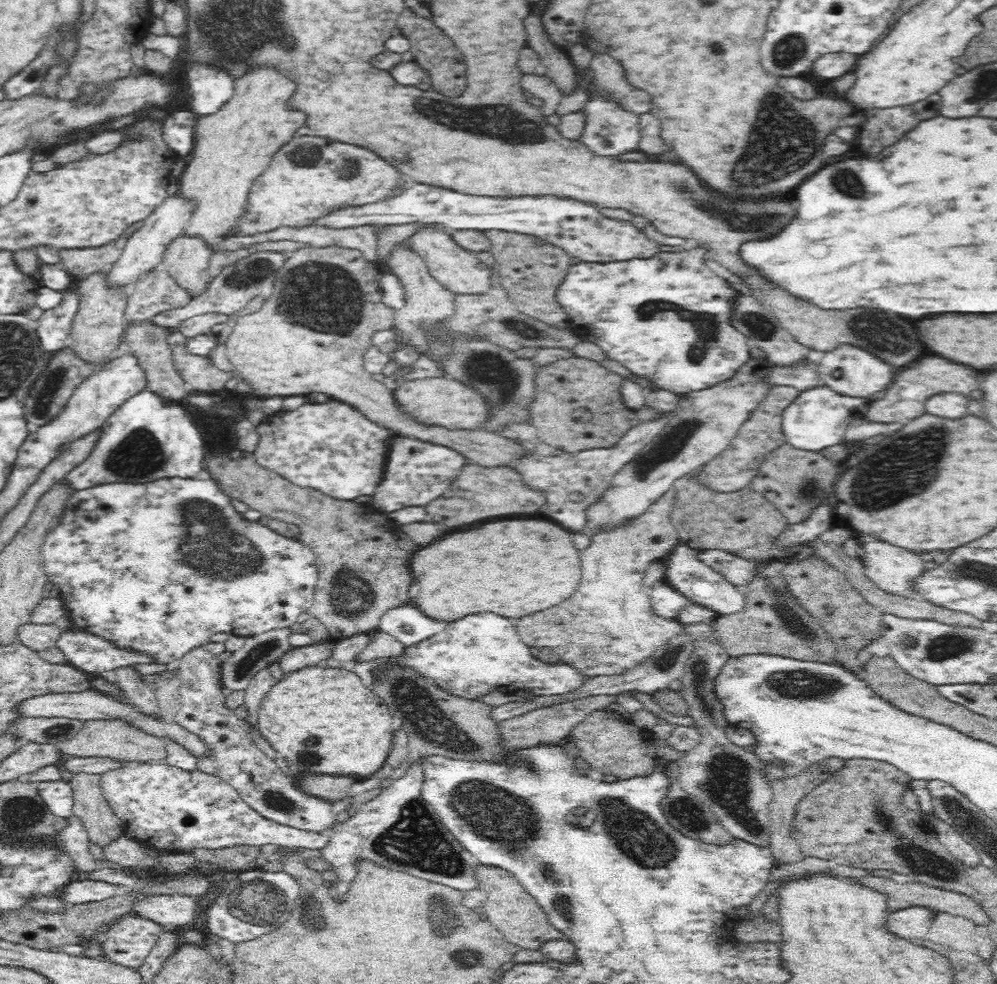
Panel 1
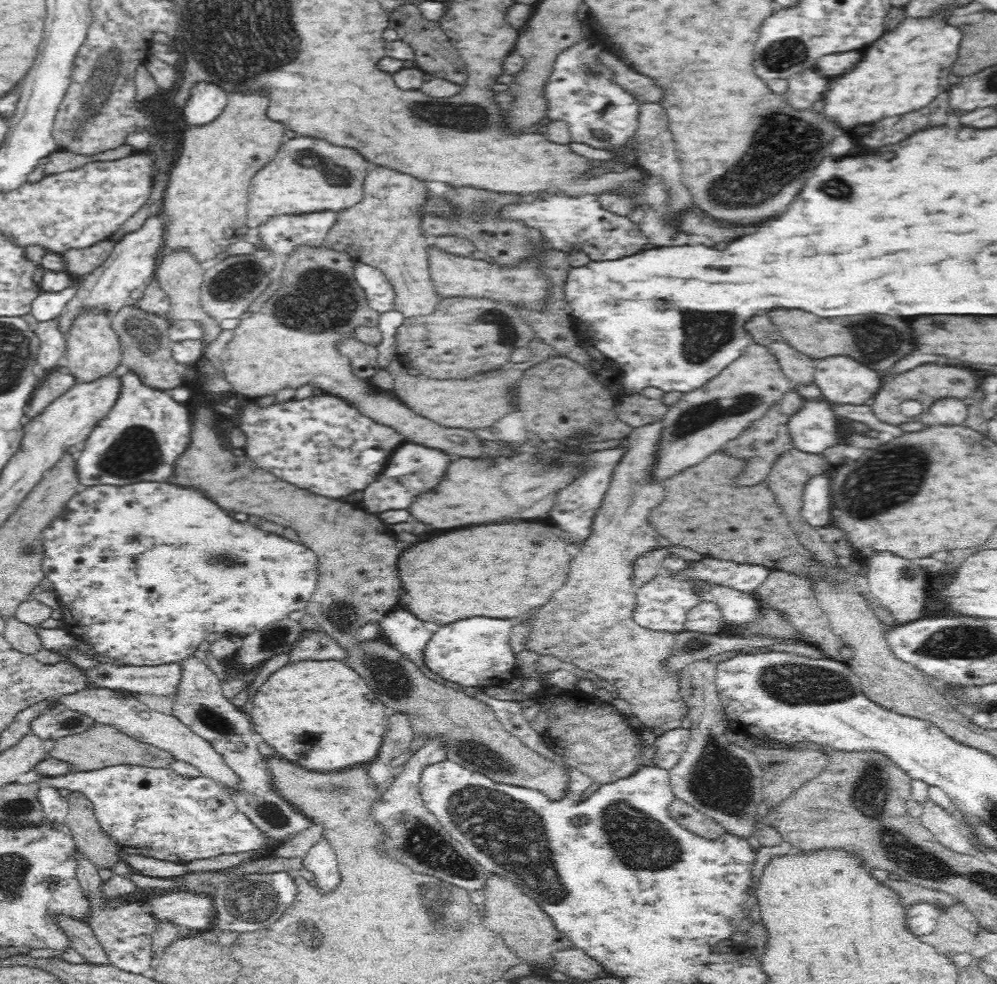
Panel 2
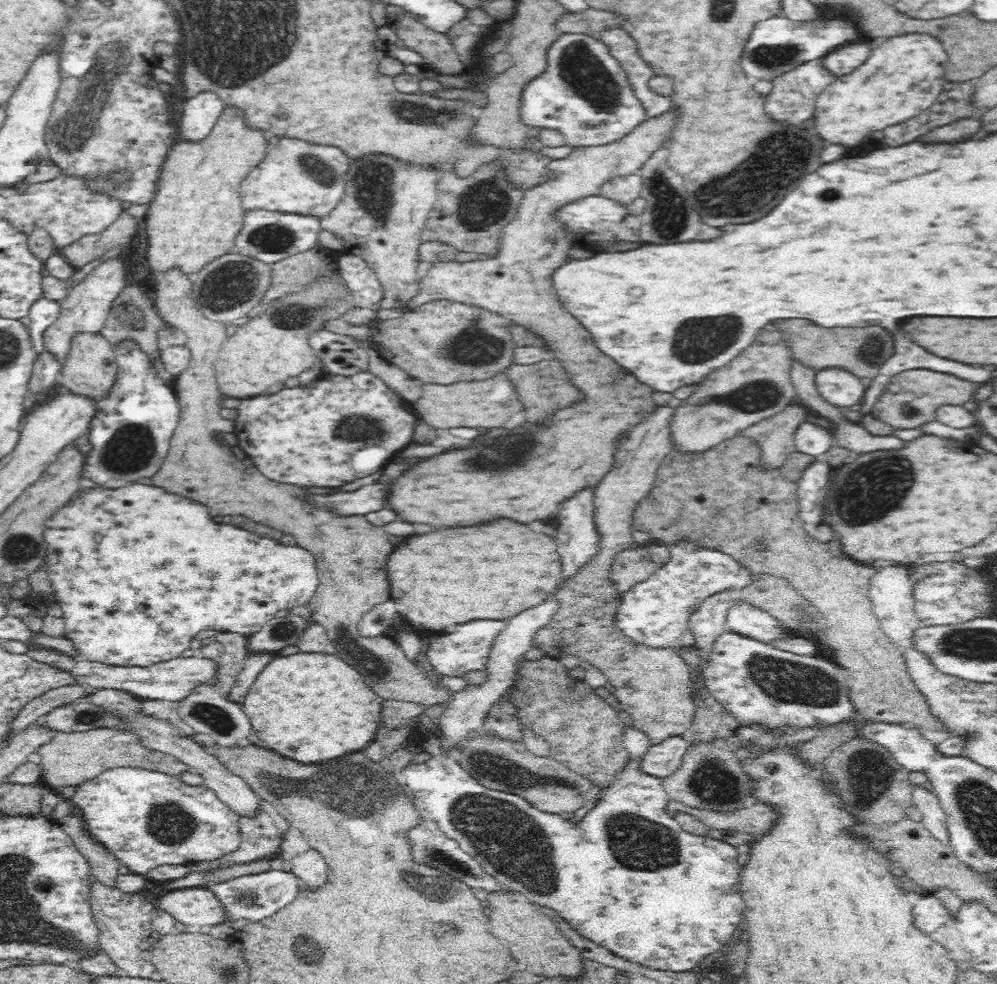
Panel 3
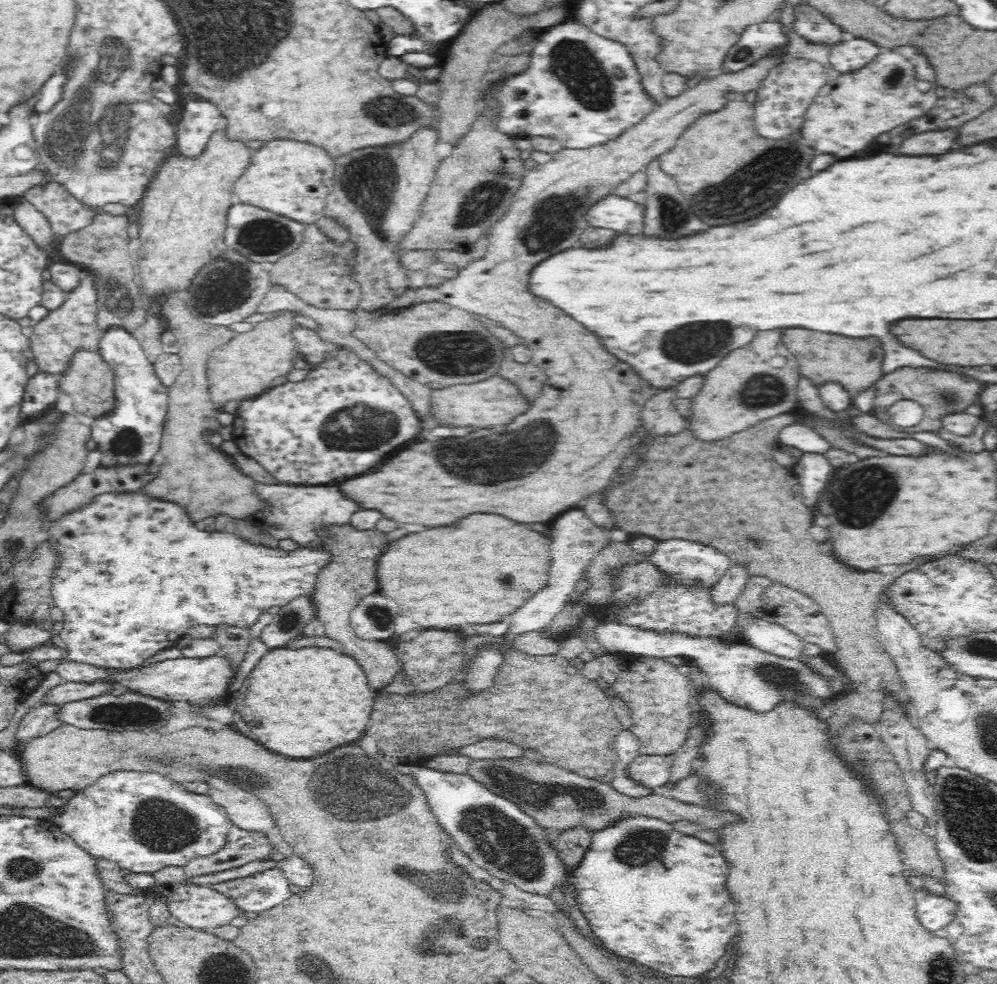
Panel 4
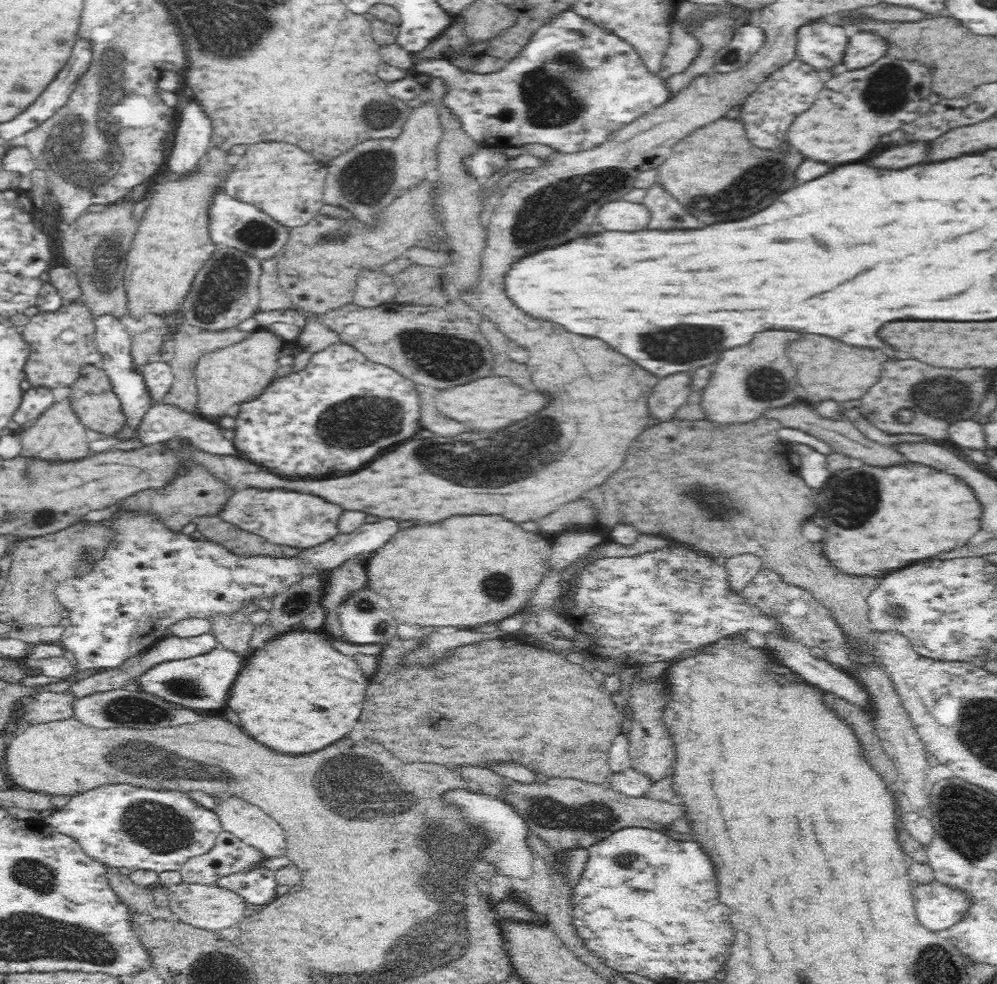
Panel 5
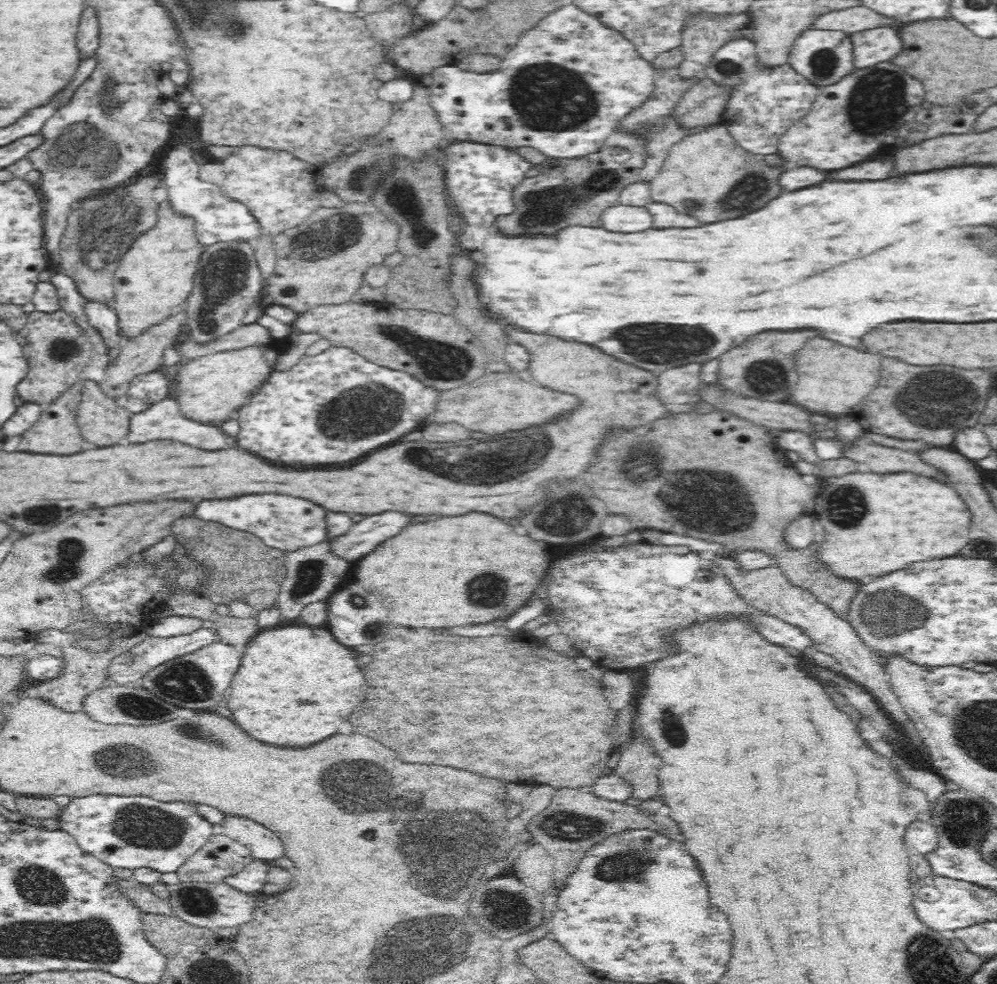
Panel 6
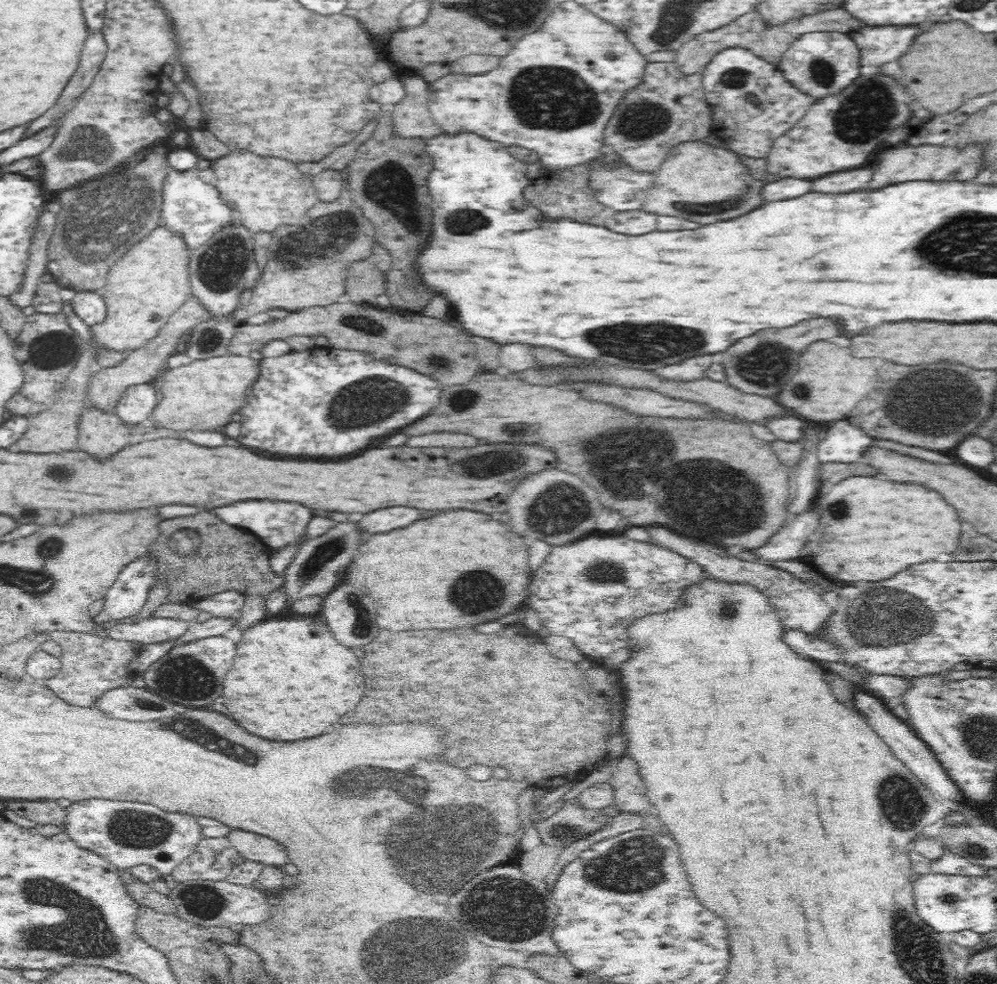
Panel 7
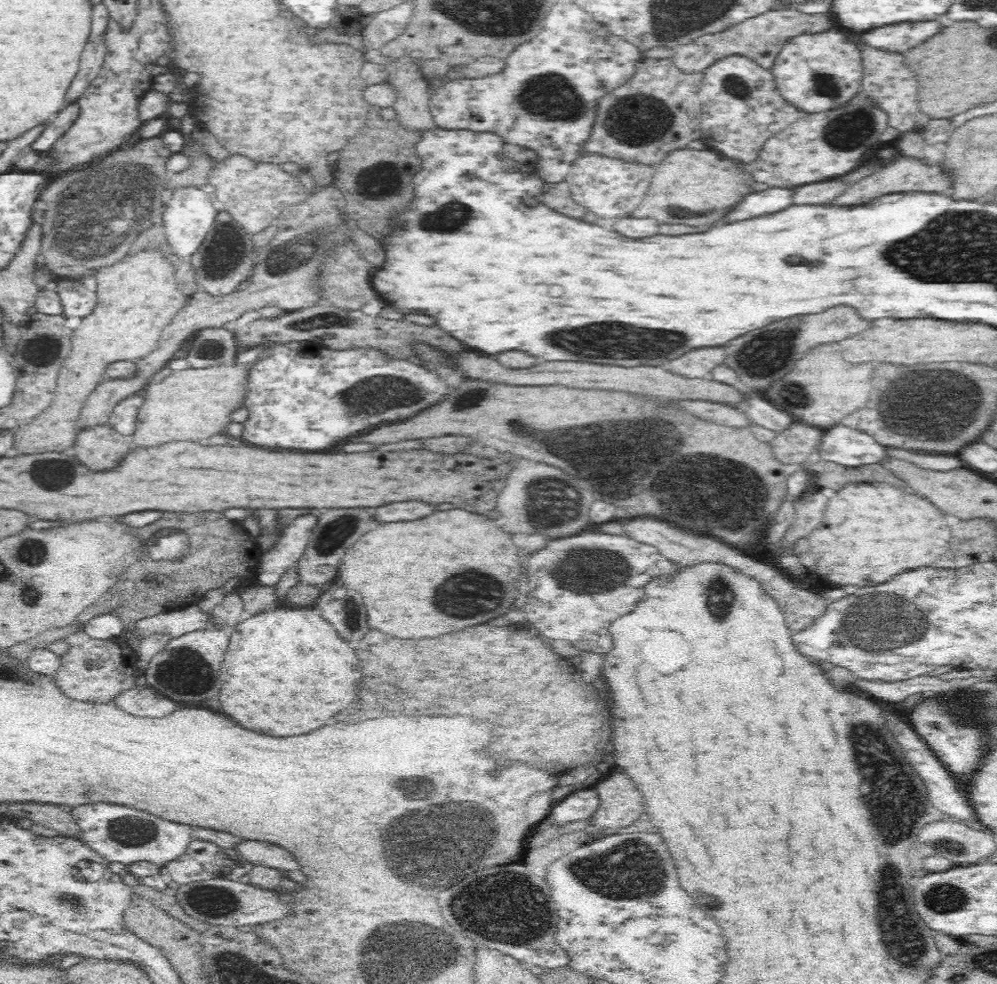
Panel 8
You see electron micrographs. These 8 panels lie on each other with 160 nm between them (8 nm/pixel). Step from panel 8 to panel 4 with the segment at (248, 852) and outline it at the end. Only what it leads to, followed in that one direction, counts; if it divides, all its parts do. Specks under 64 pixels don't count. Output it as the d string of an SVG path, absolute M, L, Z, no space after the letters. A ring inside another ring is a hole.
M214 774L207 782L208 796L225 810L224 813L233 827L254 834L263 834L274 846L279 838L274 838L270 832L277 824L274 822L270 807L260 796L257 797L248 788L242 789Z

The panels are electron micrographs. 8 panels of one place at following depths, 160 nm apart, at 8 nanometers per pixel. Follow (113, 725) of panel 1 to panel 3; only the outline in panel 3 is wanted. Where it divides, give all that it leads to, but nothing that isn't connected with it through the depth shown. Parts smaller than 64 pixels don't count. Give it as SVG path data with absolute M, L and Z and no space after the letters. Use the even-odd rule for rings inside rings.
M100 728L84 732L55 731L53 737L38 748L37 753L40 756L40 785L48 789L62 788L62 786L76 787L111 768L142 766L143 769L148 769L148 766L152 766L152 762L156 766L154 770L162 771L168 776L179 777L186 772L192 772L191 768L180 759L162 752L148 750L146 746L136 742L136 738L128 734L128 730L123 729ZM116 738L126 738L126 740L118 742ZM156 754L158 754L158 760L156 760Z

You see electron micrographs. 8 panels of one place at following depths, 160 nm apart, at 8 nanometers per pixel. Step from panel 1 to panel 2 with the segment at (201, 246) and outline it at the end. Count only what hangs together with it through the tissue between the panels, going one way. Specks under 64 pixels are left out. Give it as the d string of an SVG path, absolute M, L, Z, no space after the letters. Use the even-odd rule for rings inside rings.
M187 252L165 253L162 257L162 263L155 268L153 279L159 284L162 292L168 297L169 309L163 316L170 322L178 320L193 320L200 323L202 329L201 340L206 345L214 341L222 332L218 327L218 320L211 318L202 308L201 305L201 284L203 279L205 265L198 263L191 254Z

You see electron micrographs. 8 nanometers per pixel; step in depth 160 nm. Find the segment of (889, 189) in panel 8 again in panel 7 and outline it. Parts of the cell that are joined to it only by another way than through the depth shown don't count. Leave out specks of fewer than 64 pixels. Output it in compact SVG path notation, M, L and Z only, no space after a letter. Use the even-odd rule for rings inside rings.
M953 143L945 145L902 145L900 150L888 150L882 152L878 158L878 168L874 170L870 182L866 184L864 190L880 190L892 184L900 182L910 182L910 180L956 180L956 182L966 182L976 176L976 166L981 160L981 147L970 146L958 150Z

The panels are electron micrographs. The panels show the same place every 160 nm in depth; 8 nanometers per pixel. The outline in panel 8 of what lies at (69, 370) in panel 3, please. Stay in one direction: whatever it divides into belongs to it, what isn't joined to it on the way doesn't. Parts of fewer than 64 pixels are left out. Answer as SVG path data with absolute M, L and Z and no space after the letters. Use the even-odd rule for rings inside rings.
M107 425L81 431L76 438L76 458L94 472L116 468L130 452L124 436L116 434Z

